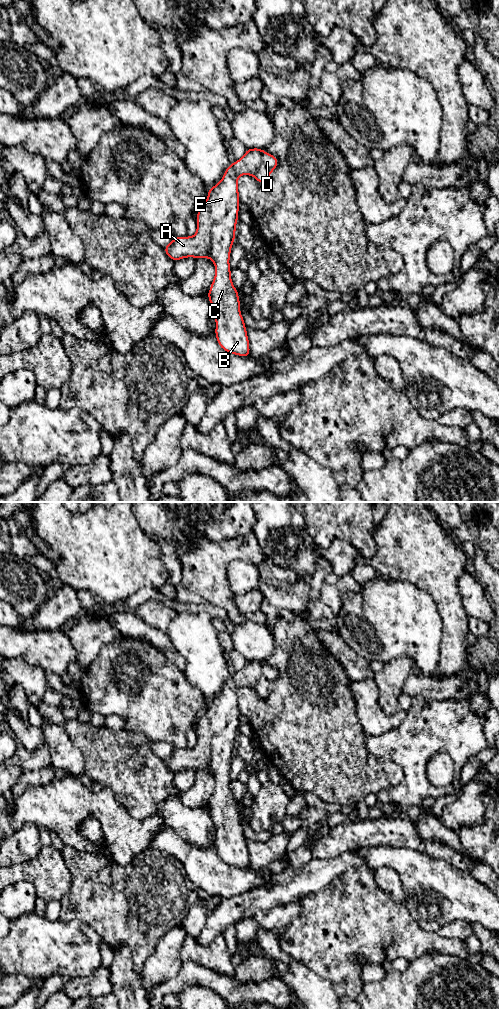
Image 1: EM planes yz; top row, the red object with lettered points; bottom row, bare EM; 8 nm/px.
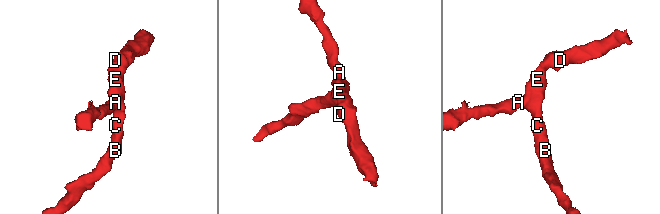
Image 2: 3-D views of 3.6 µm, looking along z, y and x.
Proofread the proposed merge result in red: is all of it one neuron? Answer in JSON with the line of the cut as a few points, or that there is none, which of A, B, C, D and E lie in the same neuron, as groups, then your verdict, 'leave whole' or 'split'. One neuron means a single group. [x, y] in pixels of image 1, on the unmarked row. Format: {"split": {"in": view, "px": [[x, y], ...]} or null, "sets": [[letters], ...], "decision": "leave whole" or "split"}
{"split": null, "sets": [["A", "B", "C", "D", "E"]], "decision": "leave whole"}

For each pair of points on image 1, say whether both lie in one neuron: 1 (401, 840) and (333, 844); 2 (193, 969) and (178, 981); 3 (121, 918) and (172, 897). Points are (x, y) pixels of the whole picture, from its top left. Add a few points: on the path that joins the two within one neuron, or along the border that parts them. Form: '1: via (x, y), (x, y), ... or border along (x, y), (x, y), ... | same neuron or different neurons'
1: via (384, 836), (350, 836) | same neuron
2: via (189, 973), (182, 980) | same neuron
3: via (134, 923), (139, 923), (159, 903) | same neuron

